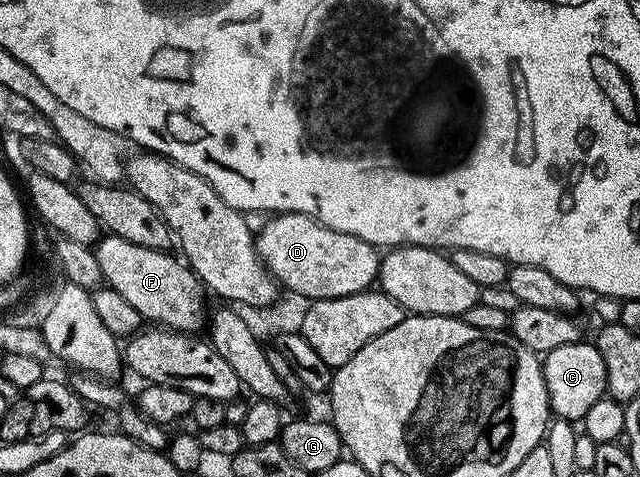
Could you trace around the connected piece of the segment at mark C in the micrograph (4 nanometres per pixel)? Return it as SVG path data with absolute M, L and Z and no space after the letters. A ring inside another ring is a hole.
M578 342L567 346L558 346L557 349L544 353L541 369L545 375L545 385L549 395L549 407L554 417L570 422L584 421L587 410L595 406L607 392L607 366L603 366L603 354L599 354L596 343Z

